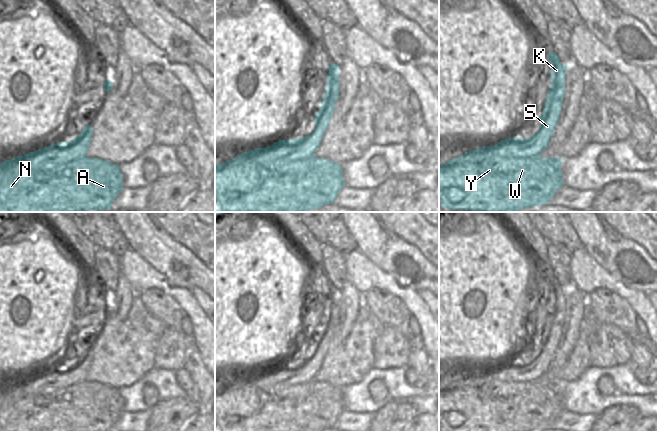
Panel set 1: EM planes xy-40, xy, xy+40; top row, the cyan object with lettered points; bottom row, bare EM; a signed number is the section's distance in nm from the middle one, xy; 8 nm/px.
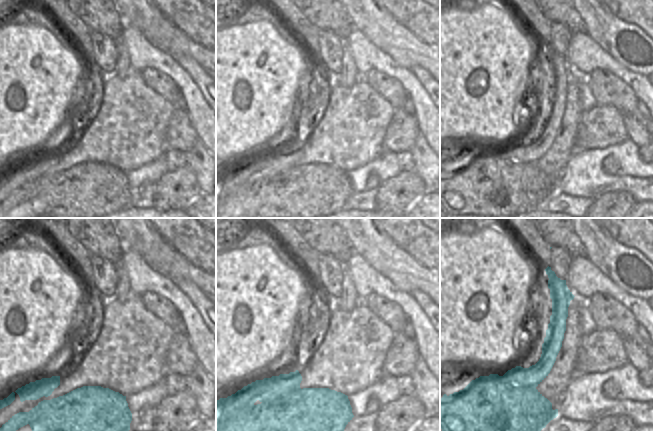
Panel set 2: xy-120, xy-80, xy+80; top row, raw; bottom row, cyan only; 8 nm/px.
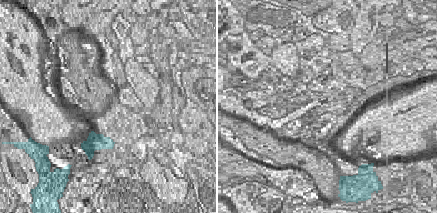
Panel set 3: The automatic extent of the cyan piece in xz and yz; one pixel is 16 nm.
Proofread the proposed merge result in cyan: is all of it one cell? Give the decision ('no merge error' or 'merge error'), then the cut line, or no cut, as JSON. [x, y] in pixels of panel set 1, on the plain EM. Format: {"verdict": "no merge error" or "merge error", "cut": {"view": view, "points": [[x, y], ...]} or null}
{"verdict": "merge error", "cut": {"view": "xy", "points": [[276, 366], [282, 373], [301, 373], [304, 383], [313, 379]]}}

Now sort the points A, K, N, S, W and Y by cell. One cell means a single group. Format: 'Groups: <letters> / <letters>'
Groups: A N W Y / K S

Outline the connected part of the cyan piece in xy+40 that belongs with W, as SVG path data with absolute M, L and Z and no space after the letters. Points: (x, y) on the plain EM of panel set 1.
M499 367L483 370L441 388L439 393L439 424L441 431L532 431L549 428L563 410L562 382L530 382L528 374L518 369L518 374L506 374Z

